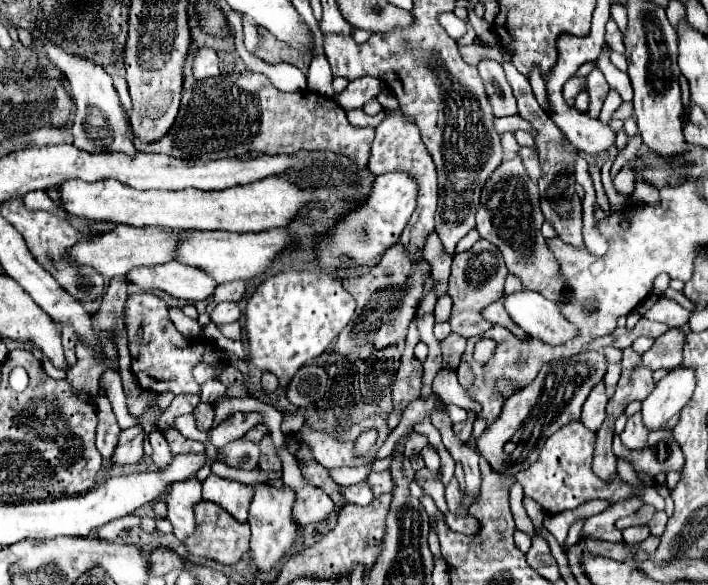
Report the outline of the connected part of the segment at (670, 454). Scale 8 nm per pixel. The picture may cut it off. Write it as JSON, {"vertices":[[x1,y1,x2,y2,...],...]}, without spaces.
{"vertices":[[665,430,651,432,647,446,641,450,629,450,627,446,623,446,620,436,615,434,613,452,619,460,627,460,637,474,645,474,647,478,655,478,661,472,683,468,681,448]]}

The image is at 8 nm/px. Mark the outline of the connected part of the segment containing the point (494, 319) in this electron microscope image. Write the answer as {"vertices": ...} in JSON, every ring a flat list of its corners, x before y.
{"vertices":[[493,302,489,304,489,306,485,306,482,310,482,316,485,320,493,323,493,324,503,324,503,326,507,326,507,328,511,328,517,336,521,336,521,340,527,340,530,336,523,332,511,318,509,318,509,314,505,312,505,308,503,308,503,304,501,302]]}

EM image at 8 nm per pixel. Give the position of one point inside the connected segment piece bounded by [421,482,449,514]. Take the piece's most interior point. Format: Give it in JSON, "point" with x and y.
{"point":[436,490]}

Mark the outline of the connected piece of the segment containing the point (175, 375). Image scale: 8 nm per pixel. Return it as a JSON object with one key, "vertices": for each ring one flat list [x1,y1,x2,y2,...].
{"vertices":[[137,292,127,298,127,334,129,334,129,350,131,350,131,370,137,376,139,384,147,390,155,392,191,392,199,394,199,384,193,380,191,370,199,362,207,362,217,366,217,374,221,374,223,358,213,350,213,346,203,340,185,340,169,320,169,308,163,298,153,292]]}

